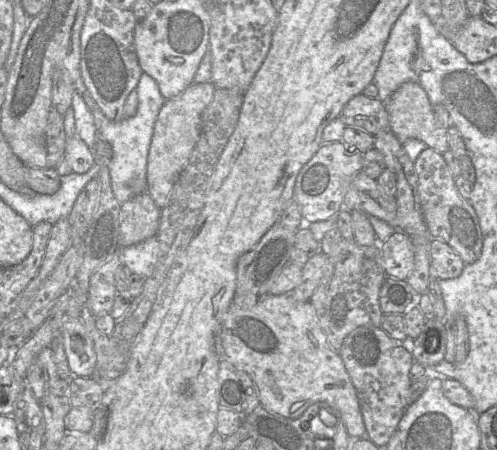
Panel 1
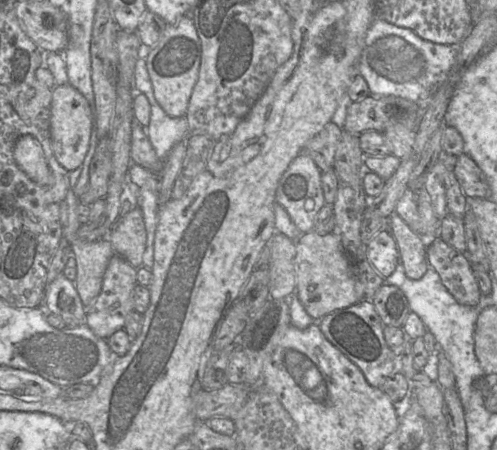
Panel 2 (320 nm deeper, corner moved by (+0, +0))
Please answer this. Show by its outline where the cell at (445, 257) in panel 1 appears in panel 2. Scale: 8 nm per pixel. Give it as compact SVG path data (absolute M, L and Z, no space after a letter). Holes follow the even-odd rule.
M436 237L426 249L429 267L436 270L442 284L462 305L476 306L481 292L465 254L448 245L441 237Z

